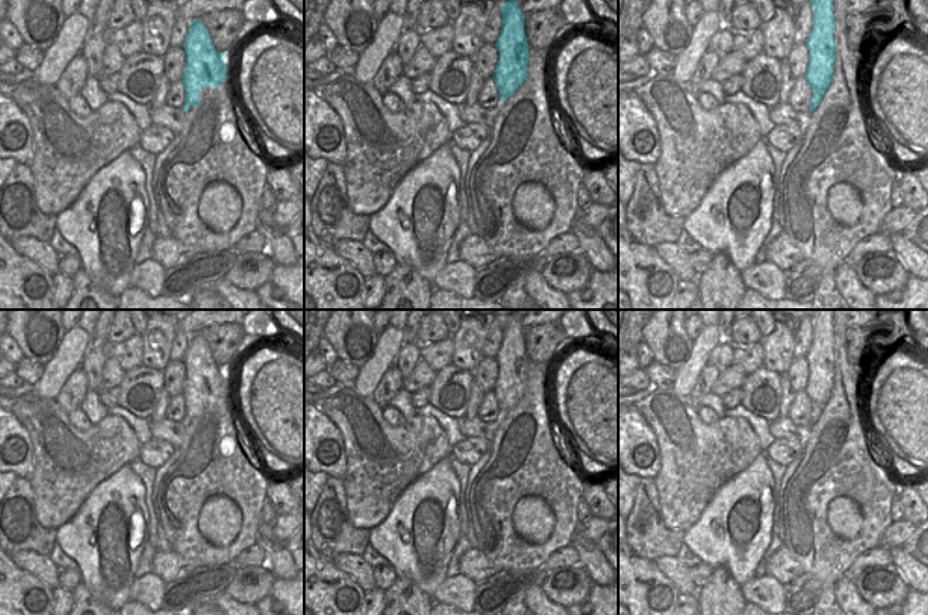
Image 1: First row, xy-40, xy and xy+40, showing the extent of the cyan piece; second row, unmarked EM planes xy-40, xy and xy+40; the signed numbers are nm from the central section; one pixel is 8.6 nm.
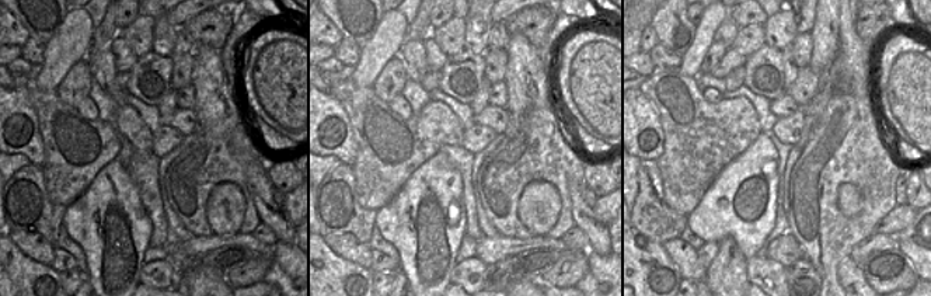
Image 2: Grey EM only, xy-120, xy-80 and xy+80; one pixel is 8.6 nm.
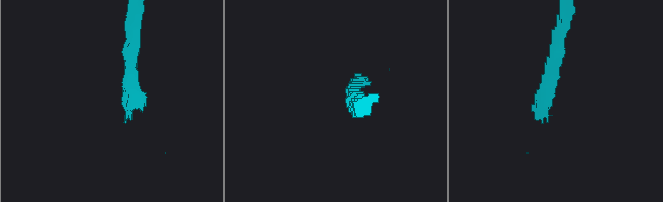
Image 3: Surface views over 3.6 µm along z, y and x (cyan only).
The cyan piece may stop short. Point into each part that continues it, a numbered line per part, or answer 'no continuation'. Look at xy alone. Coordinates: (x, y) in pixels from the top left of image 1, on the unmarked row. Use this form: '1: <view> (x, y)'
no continuation

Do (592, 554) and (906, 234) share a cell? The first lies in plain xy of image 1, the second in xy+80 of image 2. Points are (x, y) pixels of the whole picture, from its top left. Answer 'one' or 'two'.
two

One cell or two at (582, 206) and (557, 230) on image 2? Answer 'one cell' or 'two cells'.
two cells

